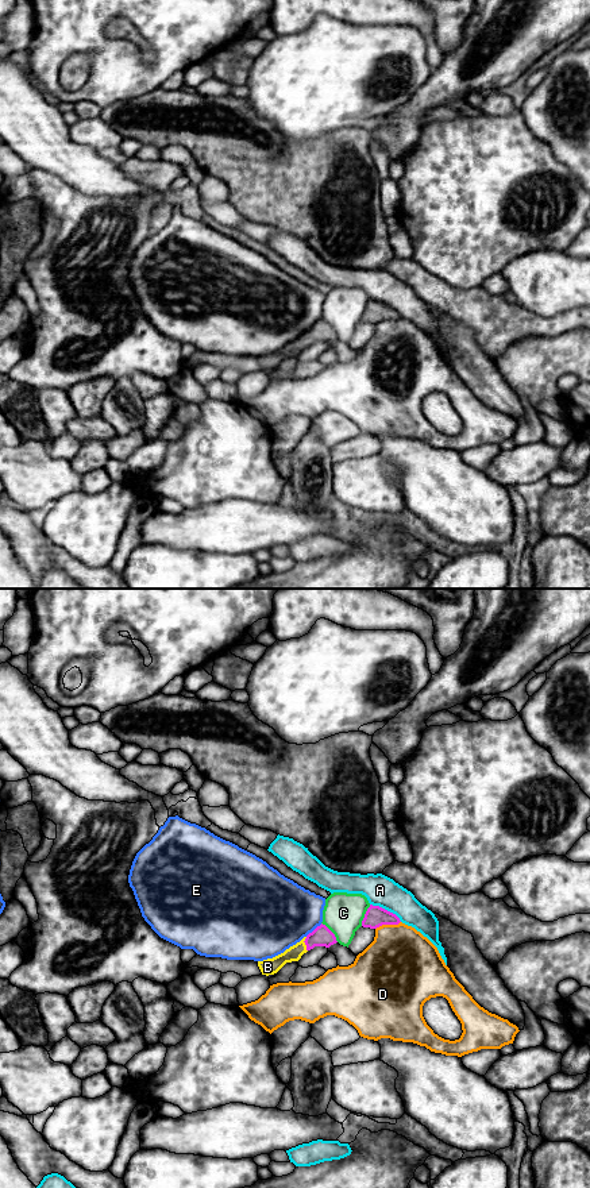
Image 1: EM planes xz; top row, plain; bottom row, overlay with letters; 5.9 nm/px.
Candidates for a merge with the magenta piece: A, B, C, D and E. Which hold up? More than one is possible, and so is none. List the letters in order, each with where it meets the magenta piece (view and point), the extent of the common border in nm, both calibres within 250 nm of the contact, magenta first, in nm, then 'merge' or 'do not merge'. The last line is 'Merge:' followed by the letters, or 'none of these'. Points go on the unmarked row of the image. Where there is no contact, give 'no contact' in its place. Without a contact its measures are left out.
A: xz (386, 305) | 220 nm | 120/190 nm | do not merge
B: xz (305, 339) | 90 nm | 120/100 nm | merge
C: xz (365, 311) | 140 nm | 120/240 nm | do not merge
D: xz (388, 319) | 160 nm | 120/420 nm | do not merge
E: xz (315, 324) | 130 nm | 120/420 nm | do not merge
Merge: B

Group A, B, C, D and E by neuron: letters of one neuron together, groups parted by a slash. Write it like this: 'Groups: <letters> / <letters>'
Groups: A / B / C / D / E

